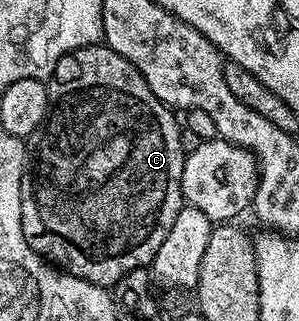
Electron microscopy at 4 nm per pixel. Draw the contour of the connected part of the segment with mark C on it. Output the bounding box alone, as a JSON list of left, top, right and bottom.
[20,42,186,290]

